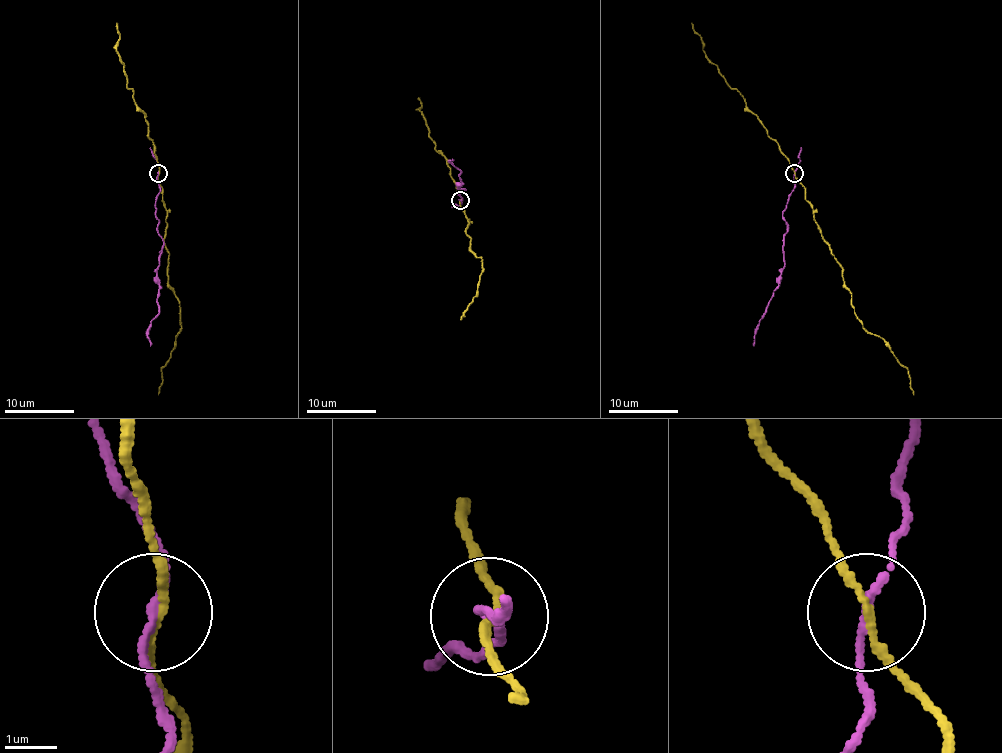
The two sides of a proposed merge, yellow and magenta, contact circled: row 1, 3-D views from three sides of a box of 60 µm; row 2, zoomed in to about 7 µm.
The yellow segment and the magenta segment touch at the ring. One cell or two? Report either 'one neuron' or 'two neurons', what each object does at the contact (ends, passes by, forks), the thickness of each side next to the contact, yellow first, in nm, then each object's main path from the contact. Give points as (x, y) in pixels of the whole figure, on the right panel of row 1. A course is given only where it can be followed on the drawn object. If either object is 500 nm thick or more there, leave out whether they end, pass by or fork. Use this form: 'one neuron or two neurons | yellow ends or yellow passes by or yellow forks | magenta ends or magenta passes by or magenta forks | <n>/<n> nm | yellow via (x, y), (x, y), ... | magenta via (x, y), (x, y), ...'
two neurons | yellow passes by | magenta passes by | 140/150 nm | yellow via (795, 173), (805, 189), (805, 199), (822, 239), (841, 269), (855, 317), (881, 338), (907, 369), (914, 395) | magenta via (795, 173), (795, 187), (783, 213), (786, 234), (783, 239), (784, 267), (765, 314), (758, 322), (753, 346)

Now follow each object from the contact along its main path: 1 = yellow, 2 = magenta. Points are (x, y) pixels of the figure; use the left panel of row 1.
1: (157, 173), (166, 208), (168, 286), (180, 305), (180, 331), (170, 360), (161, 369), (163, 385), (157, 395)
2: (157, 173), (157, 234), (163, 239), (157, 314), (151, 322), (151, 346)

